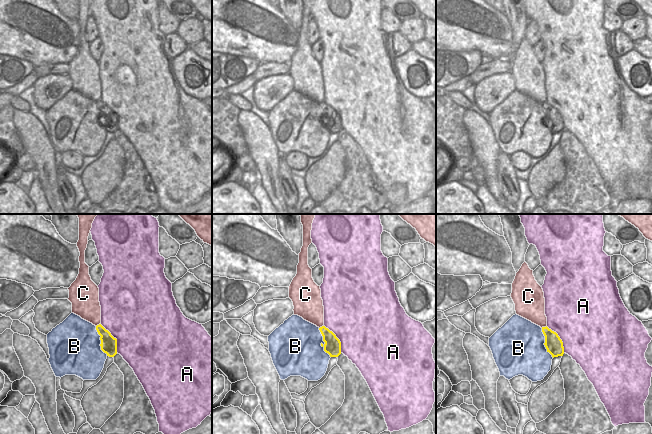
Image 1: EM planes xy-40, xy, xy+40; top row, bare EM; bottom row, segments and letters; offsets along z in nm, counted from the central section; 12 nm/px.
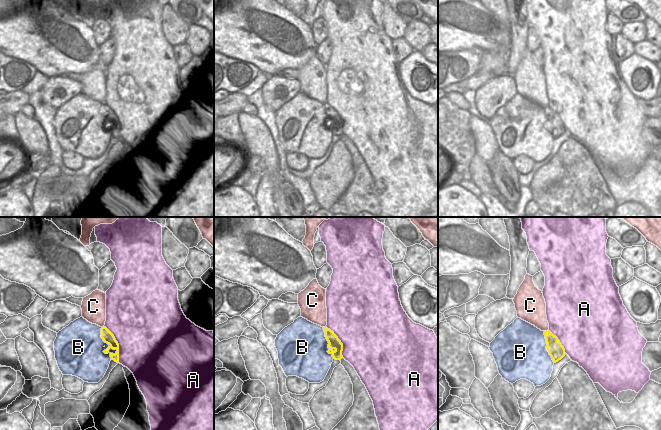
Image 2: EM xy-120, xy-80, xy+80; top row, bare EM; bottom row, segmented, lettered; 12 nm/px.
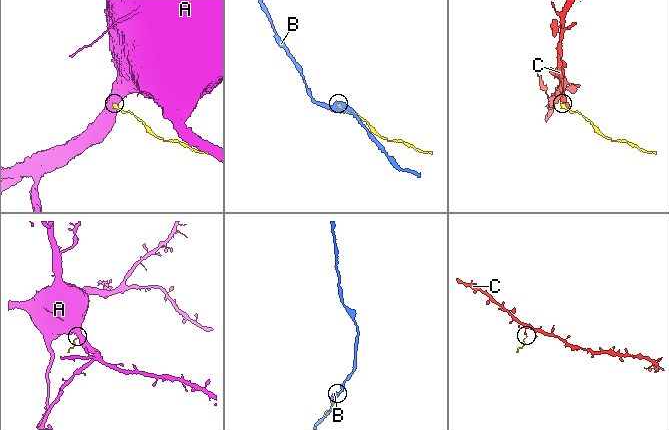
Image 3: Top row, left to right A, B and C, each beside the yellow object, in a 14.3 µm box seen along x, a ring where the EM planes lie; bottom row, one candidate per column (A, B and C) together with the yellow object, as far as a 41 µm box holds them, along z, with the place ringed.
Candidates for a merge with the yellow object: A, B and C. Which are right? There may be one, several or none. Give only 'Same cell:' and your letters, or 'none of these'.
Same cell: none of these

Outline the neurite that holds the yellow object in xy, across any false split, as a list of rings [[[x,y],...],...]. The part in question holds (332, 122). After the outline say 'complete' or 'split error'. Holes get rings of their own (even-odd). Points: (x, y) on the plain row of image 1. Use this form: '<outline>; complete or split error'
[[[325,102],[319,104],[324,120],[324,127],[330,131],[330,133],[338,133],[341,130],[341,118],[336,111]]]; complete

